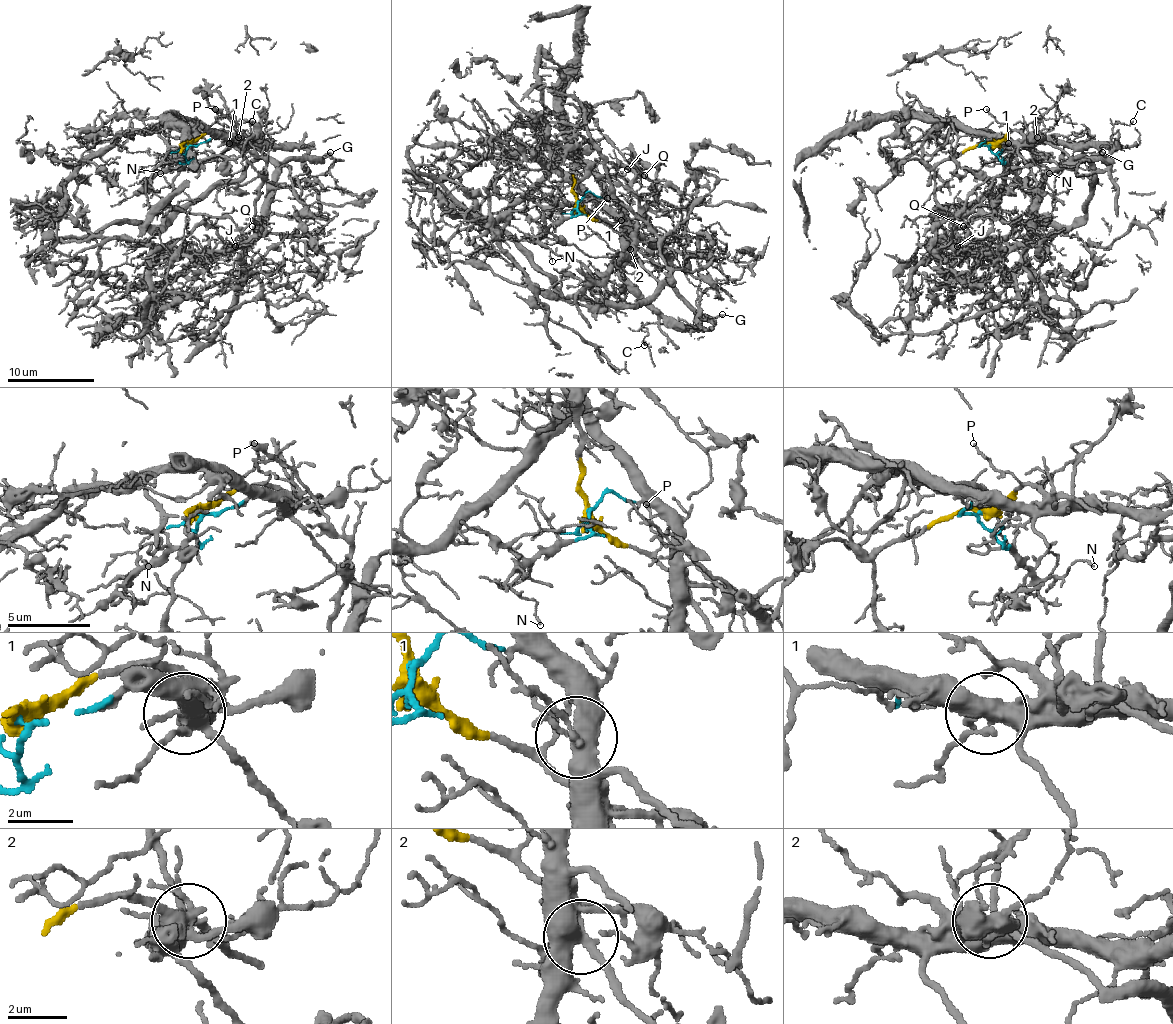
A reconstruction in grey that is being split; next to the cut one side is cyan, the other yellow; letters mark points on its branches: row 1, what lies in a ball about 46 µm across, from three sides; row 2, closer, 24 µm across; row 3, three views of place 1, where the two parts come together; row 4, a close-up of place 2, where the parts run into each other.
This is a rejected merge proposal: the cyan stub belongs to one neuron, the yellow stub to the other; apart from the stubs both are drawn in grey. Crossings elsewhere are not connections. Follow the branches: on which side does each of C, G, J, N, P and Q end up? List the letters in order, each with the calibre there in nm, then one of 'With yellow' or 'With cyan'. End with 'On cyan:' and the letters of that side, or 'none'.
C: Thickness 140 nm. With cyan
G: Thickness 180 nm. With yellow
J: Thickness 110 nm. With yellow
N: Thickness 90 nm. With cyan
P: Thickness 130 nm. With yellow
Q: Thickness 90 nm. With yellow
On cyan: C, N

